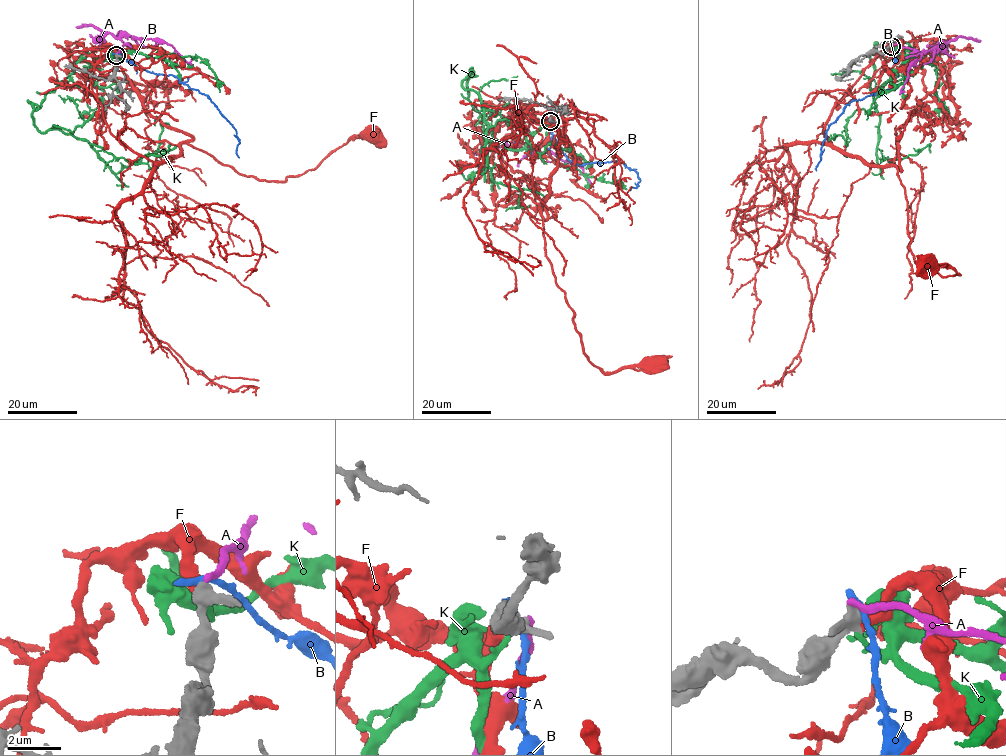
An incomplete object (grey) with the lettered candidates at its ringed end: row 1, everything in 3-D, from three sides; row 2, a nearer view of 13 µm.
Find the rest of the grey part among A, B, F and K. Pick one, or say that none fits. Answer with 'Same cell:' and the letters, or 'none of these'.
Same cell: F

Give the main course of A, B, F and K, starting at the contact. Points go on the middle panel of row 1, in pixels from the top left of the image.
A: (552, 119), (546, 140), (534, 148), (582, 166), (593, 186)
B: (550, 119), (557, 145), (572, 162), (584, 165), (614, 161), (636, 171), (640, 180), (631, 190)
F: (550, 121), (540, 146), (511, 134), (497, 148), (546, 211), (546, 257), (584, 354), (606, 372), (655, 361)
K: (550, 121), (505, 147), (467, 100), (473, 72), (461, 82), (480, 96), (492, 180), (520, 191), (505, 210)

